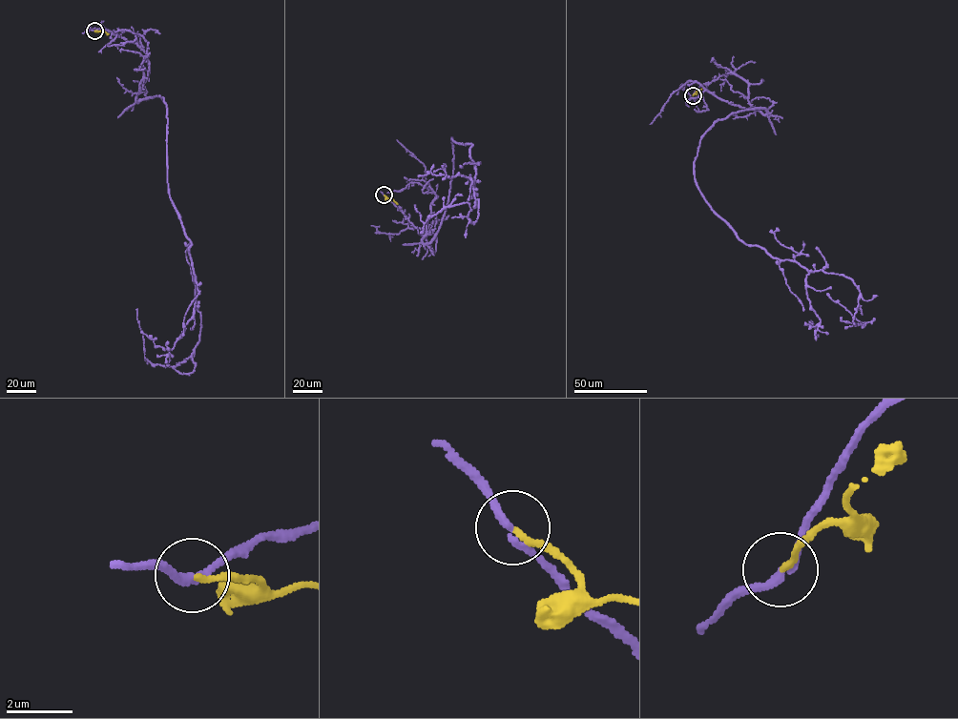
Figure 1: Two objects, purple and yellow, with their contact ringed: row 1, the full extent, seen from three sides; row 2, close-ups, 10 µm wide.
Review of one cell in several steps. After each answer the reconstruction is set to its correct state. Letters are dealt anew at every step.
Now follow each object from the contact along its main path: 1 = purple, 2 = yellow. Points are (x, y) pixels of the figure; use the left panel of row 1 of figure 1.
1: (94, 30), (136, 43), (136, 101), (166, 105), (193, 372), (145, 358), (136, 309)
2: (94, 30), (109, 33)

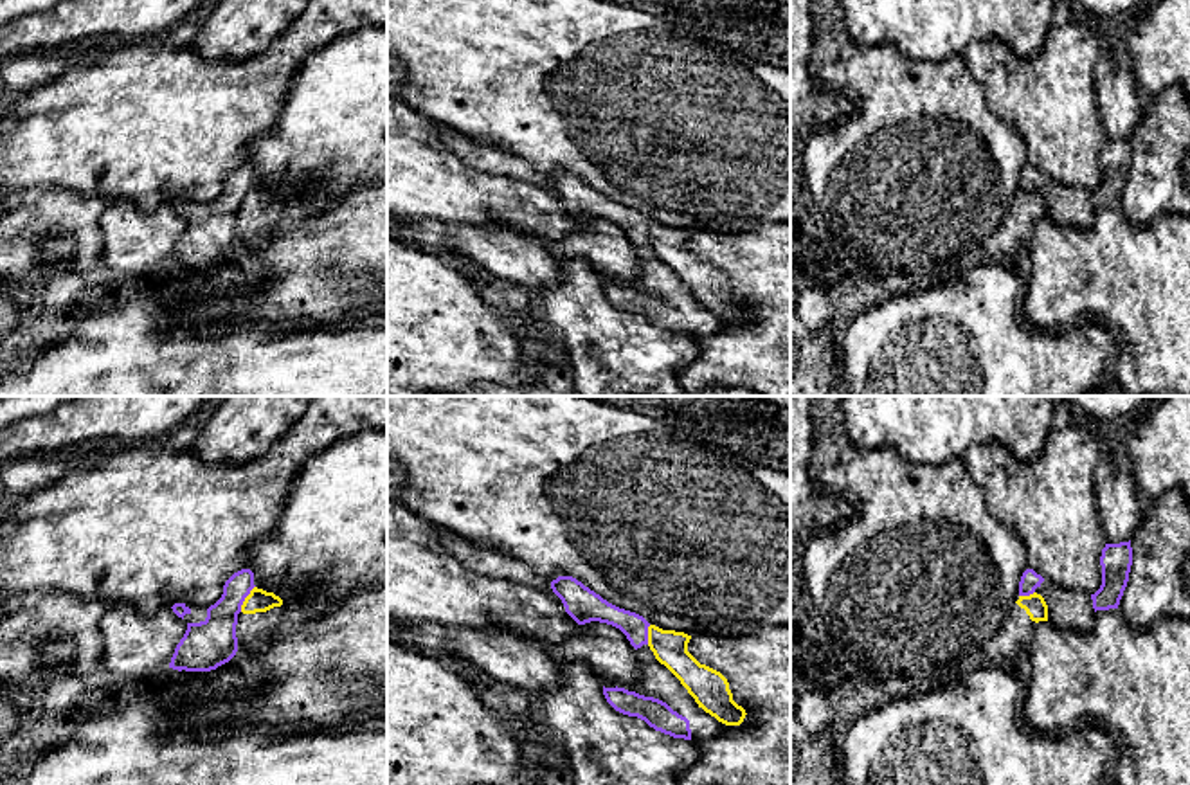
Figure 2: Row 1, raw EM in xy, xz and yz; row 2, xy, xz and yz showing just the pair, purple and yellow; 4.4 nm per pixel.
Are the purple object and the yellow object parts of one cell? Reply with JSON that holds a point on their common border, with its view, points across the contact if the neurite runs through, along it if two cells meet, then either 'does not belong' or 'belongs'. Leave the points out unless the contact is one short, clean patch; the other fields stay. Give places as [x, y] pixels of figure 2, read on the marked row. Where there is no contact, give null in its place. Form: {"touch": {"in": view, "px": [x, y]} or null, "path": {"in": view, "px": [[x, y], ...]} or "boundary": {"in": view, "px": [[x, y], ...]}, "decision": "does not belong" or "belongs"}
{"touch": {"in": "xy", "px": [245, 596]}, "boundary": {"in": "xy", "px": [[254, 586], [240, 611]]}, "decision": "does not belong"}

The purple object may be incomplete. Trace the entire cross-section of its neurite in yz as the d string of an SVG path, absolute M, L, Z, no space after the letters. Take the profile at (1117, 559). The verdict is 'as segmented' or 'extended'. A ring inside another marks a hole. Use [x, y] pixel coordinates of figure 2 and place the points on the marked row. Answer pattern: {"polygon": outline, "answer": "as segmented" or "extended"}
{"polygon": "M1131 540L1120 544L1105 544L1102 549L1100 565L1102 585L1095 594L1091 594L1095 612L1118 609L1132 565Z", "answer": "as segmented"}

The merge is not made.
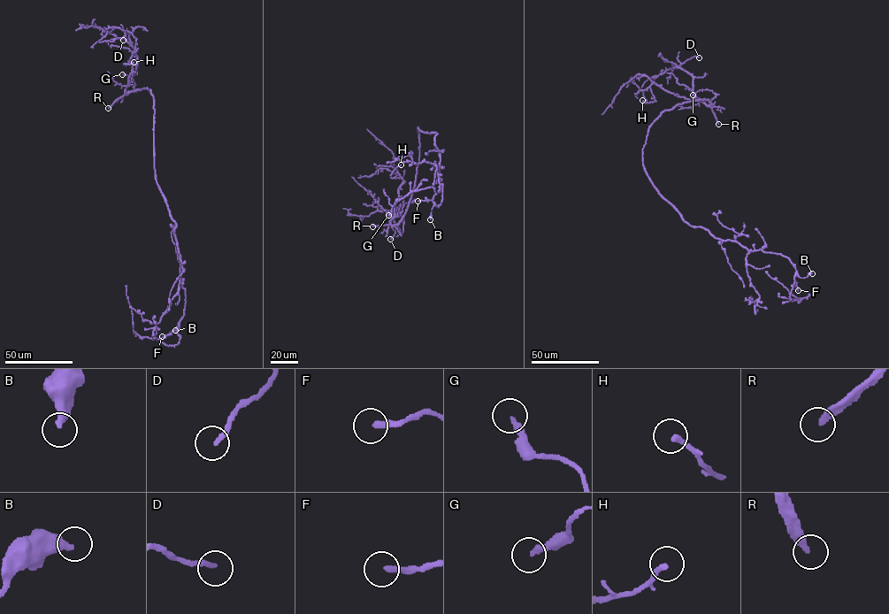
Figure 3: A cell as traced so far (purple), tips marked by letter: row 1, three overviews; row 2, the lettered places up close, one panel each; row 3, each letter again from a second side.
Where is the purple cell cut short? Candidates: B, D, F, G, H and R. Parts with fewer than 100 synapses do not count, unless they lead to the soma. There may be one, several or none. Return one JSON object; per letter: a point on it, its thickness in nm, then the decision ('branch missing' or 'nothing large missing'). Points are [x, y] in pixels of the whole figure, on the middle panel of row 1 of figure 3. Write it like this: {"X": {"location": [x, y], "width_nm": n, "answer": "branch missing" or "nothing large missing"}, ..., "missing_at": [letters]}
{"B": {"location": [430, 219], "width_nm": 320, "answer": "nothing large missing"}, "D": {"location": [390, 239], "width_nm": 180, "answer": "nothing large missing"}, "F": {"location": [417, 201], "width_nm": 240, "answer": "nothing large missing"}, "G": {"location": [388, 215], "width_nm": 280, "answer": "nothing large missing"}, "H": {"location": [401, 165], "width_nm": 240, "answer": "nothing large missing"}, "R": {"location": [372, 226], "width_nm": 260, "answer": "branch missing"}, "missing_at": ["R"]}

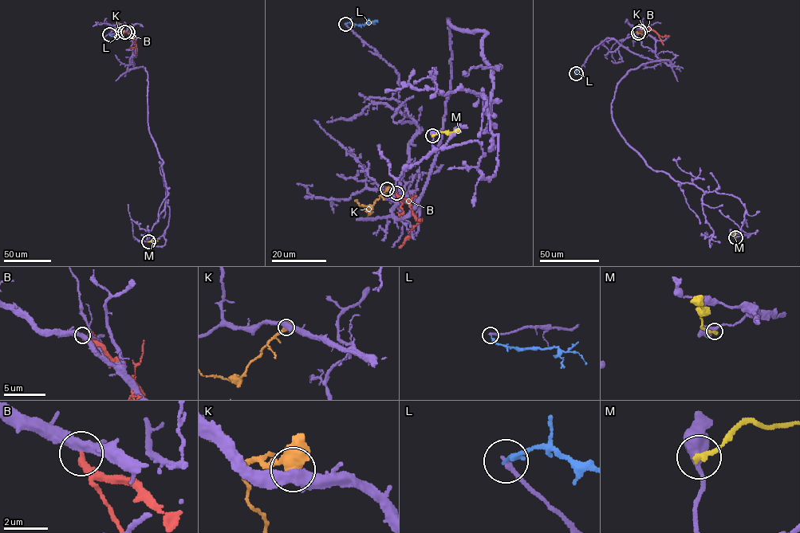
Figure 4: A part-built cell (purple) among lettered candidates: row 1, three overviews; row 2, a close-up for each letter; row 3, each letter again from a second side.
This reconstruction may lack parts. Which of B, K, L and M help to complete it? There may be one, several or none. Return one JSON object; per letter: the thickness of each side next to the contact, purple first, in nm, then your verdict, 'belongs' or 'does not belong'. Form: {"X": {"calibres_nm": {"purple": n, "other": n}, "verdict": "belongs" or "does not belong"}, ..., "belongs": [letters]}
{"B": {"calibres_nm": {"purple": 320, "other": 320}, "verdict": "does not belong"}, "K": {"calibres_nm": {"purple": 500, "other": 500}, "verdict": "does not belong"}, "L": {"calibres_nm": {"purple": 200, "other": 200}, "verdict": "does not belong"}, "M": {"calibres_nm": {"purple": 480, "other": 280}, "verdict": "does not belong"}, "belongs": []}

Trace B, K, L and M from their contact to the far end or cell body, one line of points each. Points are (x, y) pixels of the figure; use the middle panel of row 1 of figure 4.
B: (396, 193), (409, 204), (412, 215), (419, 222), (410, 230), (400, 248)
K: (388, 189), (372, 206), (370, 205), (370, 213), (373, 211)
L: (345, 24), (377, 21)
M: (433, 135), (438, 131), (454, 132), (459, 128)

